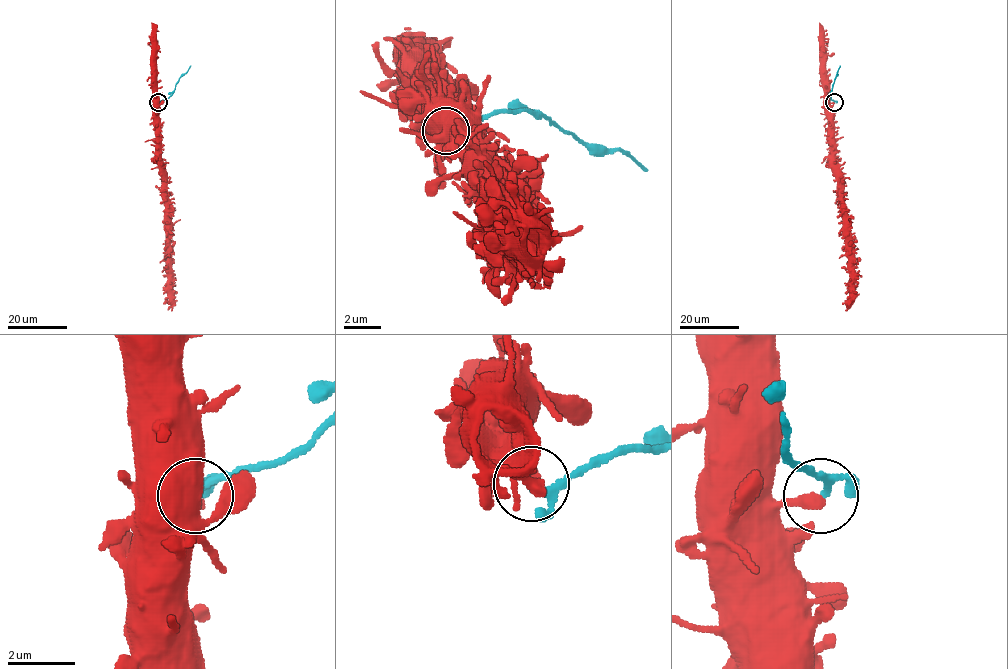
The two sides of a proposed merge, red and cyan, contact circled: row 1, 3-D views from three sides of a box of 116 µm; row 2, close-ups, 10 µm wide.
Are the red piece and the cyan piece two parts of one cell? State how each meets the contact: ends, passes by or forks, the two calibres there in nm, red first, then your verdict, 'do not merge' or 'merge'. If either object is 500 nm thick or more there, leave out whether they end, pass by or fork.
red ends | cyan passes by | 360/170 nm | do not merge

